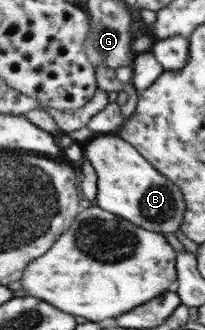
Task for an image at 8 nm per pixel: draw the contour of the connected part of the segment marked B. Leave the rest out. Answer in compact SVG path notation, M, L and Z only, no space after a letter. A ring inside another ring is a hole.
M115 133L95 135L85 141L84 157L96 171L96 205L142 229L162 234L174 234L181 224L186 205L180 190Z

